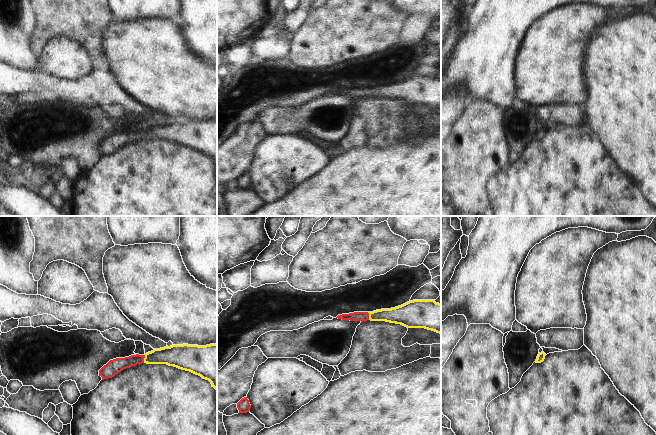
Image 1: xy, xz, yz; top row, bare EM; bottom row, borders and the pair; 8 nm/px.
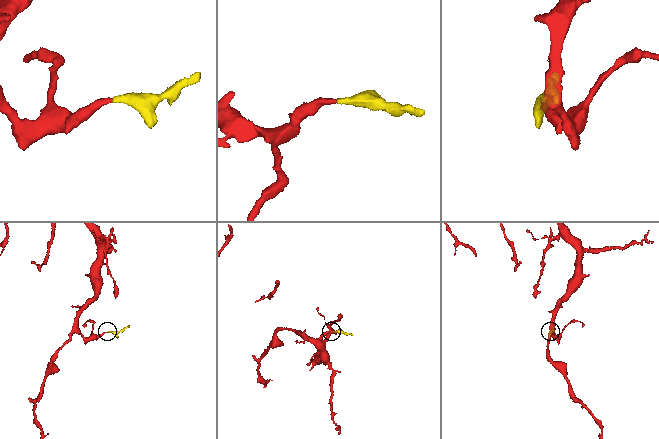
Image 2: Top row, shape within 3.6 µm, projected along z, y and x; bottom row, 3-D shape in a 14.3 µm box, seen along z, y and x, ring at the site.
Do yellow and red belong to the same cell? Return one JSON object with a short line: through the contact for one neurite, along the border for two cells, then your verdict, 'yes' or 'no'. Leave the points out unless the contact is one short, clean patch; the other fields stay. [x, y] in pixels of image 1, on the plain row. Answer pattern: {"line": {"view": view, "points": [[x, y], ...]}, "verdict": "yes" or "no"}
{"line": {"view": "xy", "points": [[174, 131], [144, 135], [134, 135], [114, 142]]}, "verdict": "yes"}

